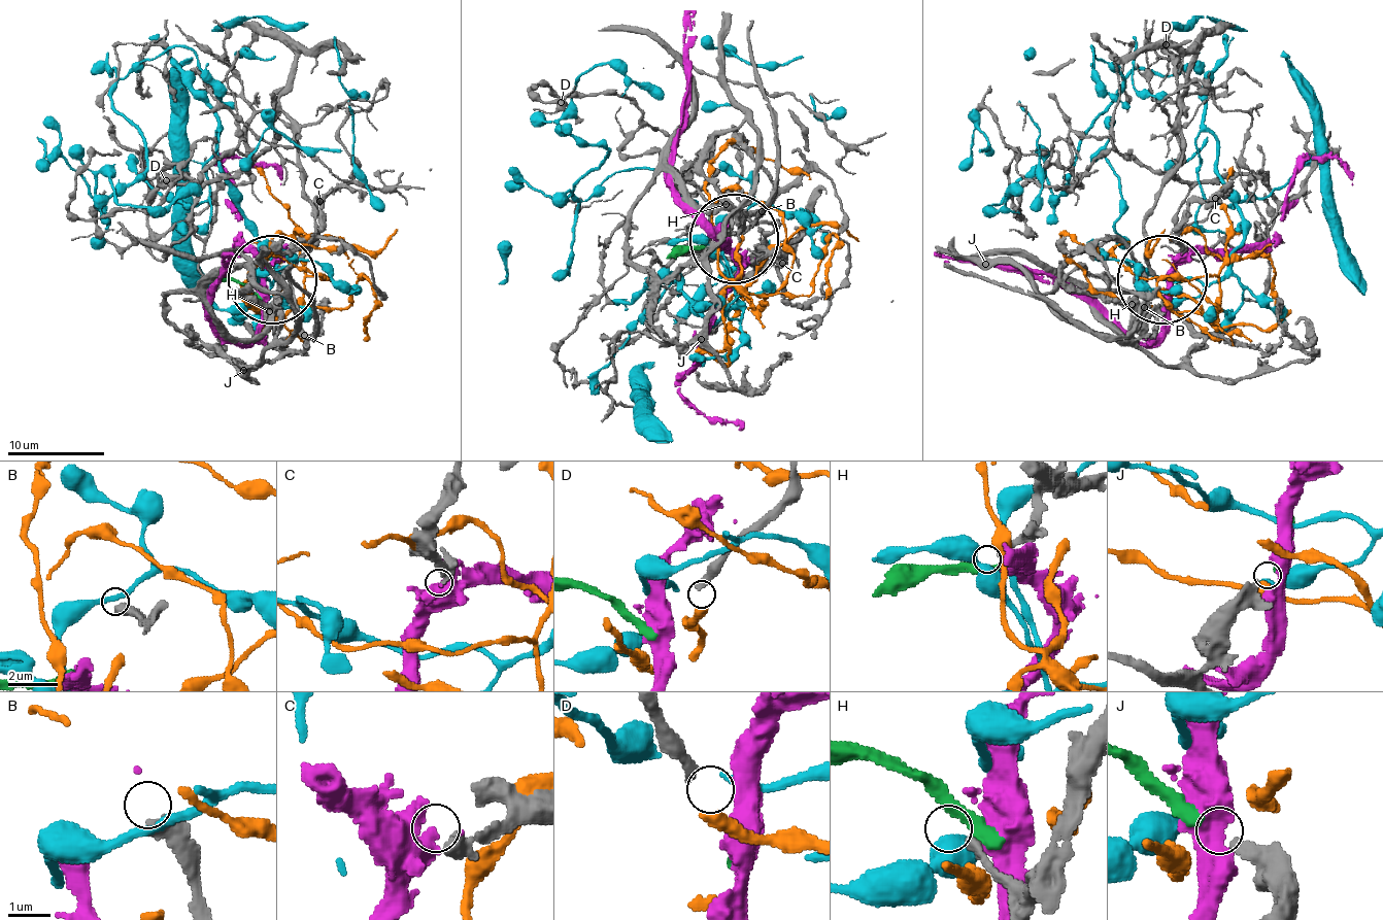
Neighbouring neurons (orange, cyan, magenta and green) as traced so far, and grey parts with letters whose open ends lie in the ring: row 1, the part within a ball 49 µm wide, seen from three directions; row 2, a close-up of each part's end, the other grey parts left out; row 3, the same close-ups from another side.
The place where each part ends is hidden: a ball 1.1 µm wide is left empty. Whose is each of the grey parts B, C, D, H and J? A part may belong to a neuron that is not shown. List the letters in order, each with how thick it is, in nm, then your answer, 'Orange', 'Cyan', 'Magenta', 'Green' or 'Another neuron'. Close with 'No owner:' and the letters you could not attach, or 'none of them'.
B: Thickness 400 nm. Another neuron
C: Thickness 300 nm. Magenta
D: Thickness 260 nm. Orange
H: Thickness 200 nm. Another neuron
J: Thickness 320 nm. Green
No owner: B, H

